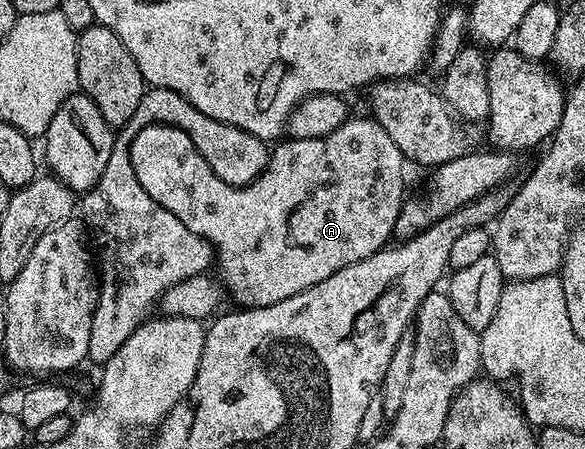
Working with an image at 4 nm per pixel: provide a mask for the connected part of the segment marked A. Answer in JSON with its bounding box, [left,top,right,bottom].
[133,116,405,308]

